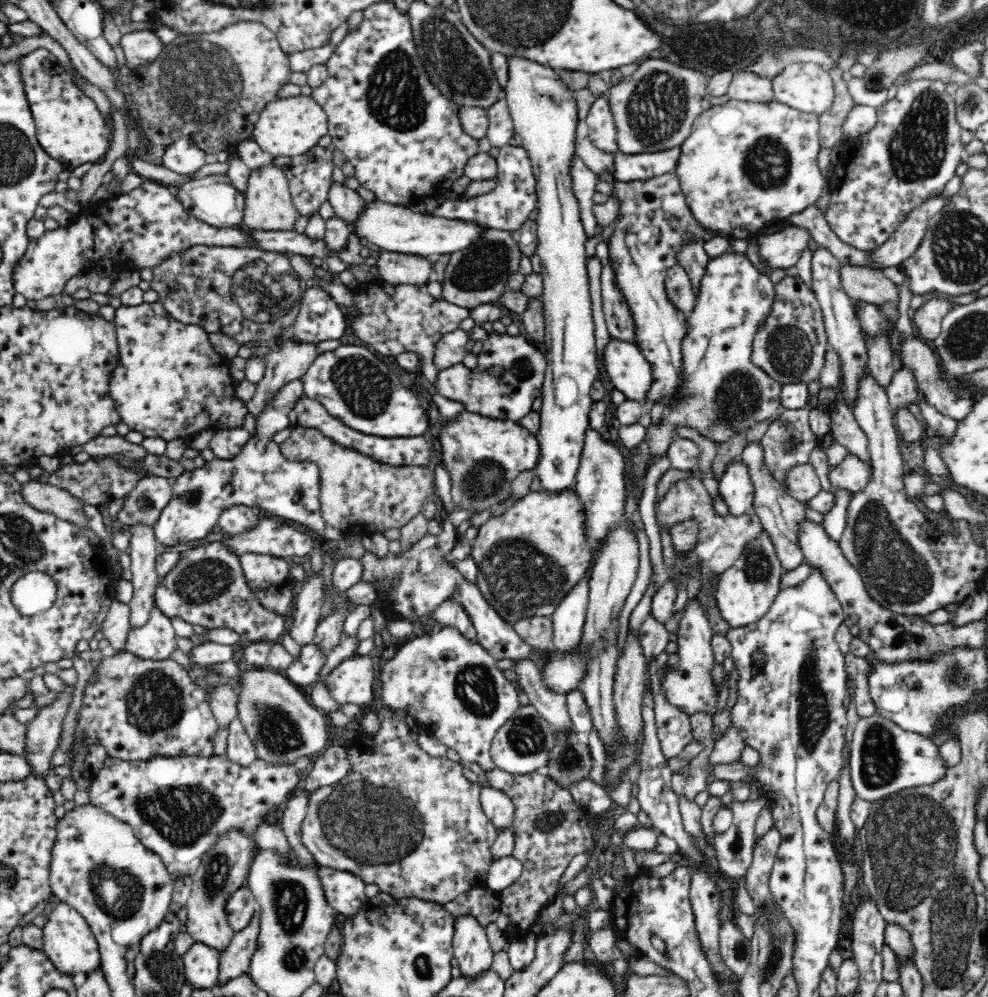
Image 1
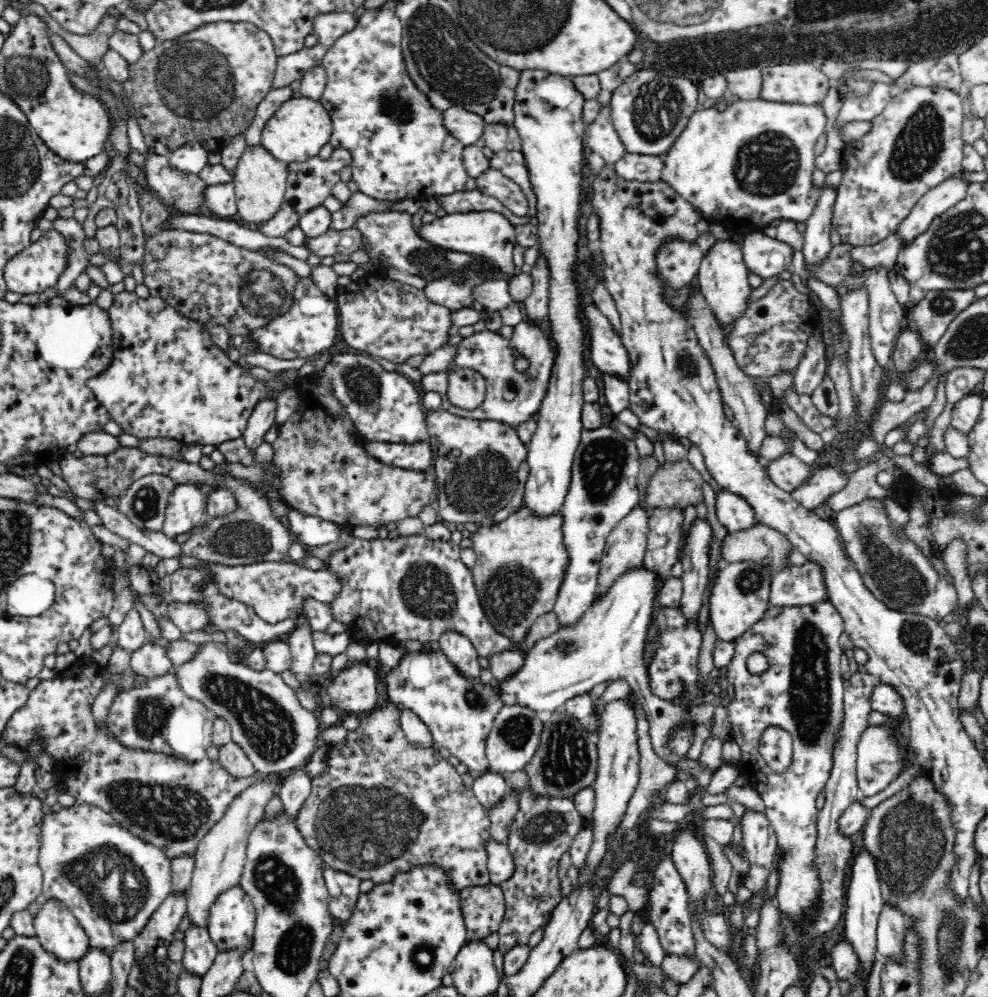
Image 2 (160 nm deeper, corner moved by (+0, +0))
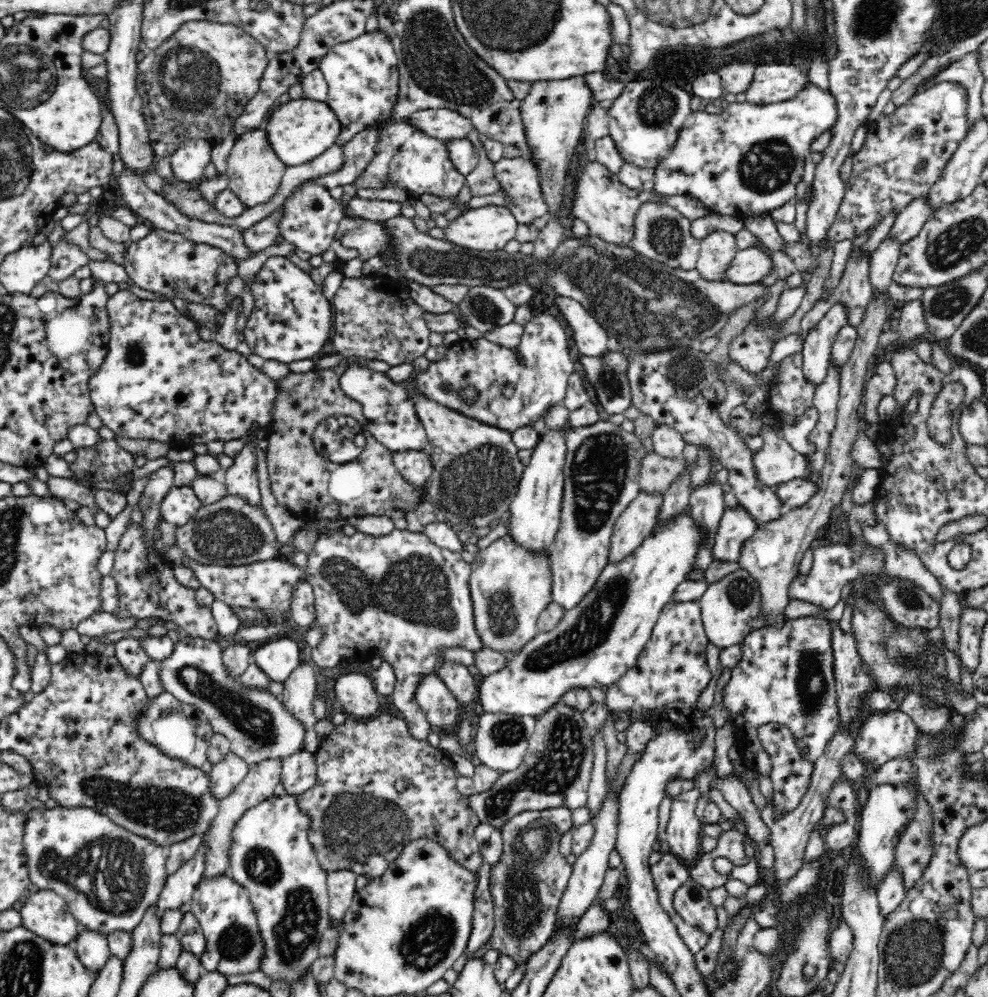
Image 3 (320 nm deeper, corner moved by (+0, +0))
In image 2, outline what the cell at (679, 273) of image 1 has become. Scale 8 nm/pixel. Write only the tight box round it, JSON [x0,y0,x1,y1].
[656,238,705,288]

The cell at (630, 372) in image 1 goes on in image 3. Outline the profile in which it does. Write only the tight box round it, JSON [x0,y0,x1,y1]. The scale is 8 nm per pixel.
[554,296,608,356]

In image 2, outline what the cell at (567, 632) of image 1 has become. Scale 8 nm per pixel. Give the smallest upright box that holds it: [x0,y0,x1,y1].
[553,428,641,626]

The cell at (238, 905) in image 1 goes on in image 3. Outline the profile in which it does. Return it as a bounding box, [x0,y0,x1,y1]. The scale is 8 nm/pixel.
[188,874,266,978]

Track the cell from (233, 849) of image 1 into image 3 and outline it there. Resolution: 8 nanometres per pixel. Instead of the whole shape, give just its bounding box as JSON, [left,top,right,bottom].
[203,758,282,878]

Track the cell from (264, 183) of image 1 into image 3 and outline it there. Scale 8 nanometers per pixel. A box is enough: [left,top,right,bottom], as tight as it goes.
[225,128,287,208]

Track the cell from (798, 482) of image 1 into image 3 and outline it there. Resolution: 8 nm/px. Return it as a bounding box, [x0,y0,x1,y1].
[752,426,808,488]

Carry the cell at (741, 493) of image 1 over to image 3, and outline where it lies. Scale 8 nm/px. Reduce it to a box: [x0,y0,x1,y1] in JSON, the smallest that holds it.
[712,506,759,562]

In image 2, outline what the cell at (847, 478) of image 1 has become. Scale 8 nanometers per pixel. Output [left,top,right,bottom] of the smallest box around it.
[791,467,849,510]

